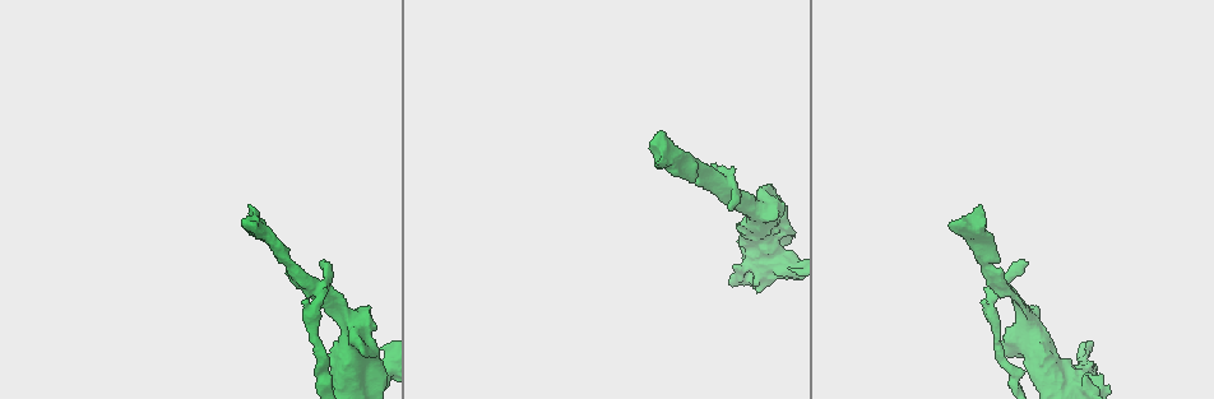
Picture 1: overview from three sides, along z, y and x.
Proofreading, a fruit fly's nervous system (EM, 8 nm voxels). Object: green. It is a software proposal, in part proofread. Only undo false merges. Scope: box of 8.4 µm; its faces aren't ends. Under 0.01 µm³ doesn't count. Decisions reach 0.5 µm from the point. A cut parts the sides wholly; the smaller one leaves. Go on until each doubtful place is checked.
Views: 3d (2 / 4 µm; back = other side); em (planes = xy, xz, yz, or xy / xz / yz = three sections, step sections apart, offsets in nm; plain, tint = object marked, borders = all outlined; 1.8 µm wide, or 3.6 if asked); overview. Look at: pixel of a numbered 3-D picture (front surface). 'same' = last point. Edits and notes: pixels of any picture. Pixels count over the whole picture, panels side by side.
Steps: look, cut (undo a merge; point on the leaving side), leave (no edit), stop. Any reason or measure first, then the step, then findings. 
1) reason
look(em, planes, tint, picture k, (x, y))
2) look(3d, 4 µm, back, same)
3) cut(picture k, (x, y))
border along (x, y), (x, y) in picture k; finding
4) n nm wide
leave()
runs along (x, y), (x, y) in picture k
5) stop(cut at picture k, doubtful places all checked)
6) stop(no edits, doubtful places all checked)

calibre changes
look(3d, 4 µm, picture 1, (1055, 373))

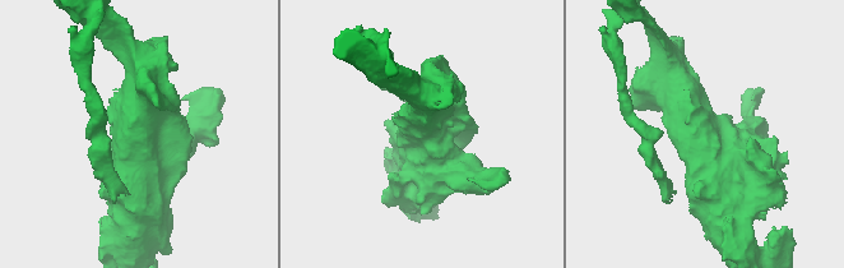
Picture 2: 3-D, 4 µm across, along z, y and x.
look(em, 3.6 µm, planes, tint, picture 2, (441, 130))

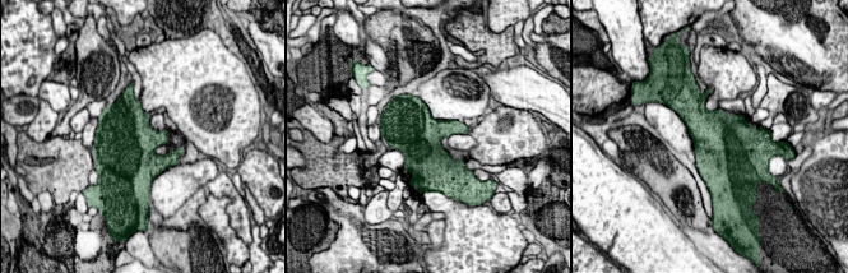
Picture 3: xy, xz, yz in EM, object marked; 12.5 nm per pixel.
leave()
one neuron here

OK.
a fork
look(3d, 4 µm, picture 1, (1026, 330))

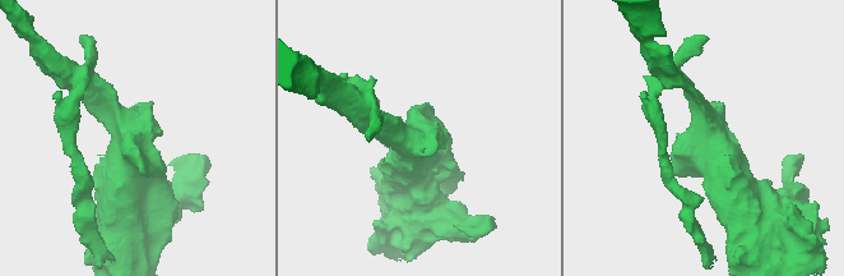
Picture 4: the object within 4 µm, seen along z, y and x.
look(em, 3.6 µm, planes, tint, picture 4, (708, 136))

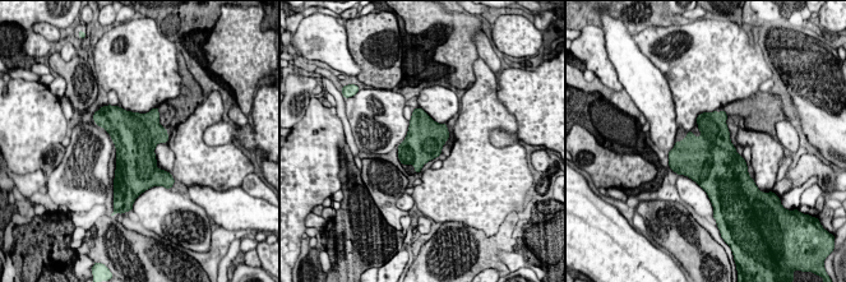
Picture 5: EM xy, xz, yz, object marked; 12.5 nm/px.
leave()
one neuron here

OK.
side arm on a straight run
look(3d, 4 µm, picture 1, (1004, 290))

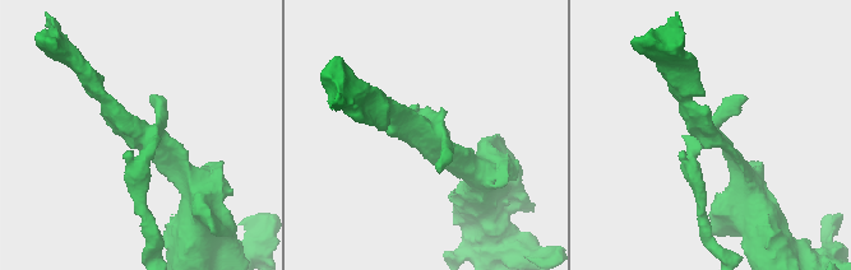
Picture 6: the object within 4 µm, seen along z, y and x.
need the tissue
look(em, planes, tint, picture 6, (437, 133))

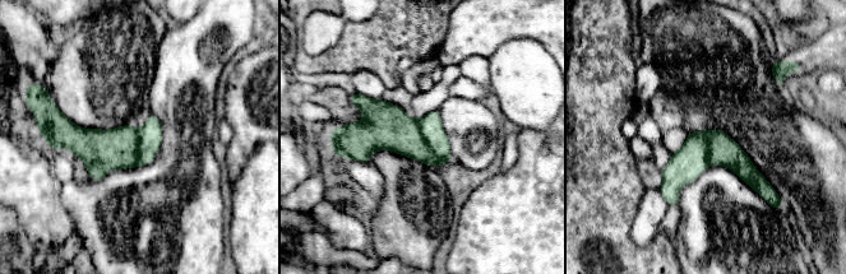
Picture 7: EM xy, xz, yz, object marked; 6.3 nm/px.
cut(picture 7, (431, 129))
border along (416, 120), (424, 142), (451, 158) in picture 7; two neurons meet here

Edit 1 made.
stop(cut at picture 7, doubtful places all checked)

